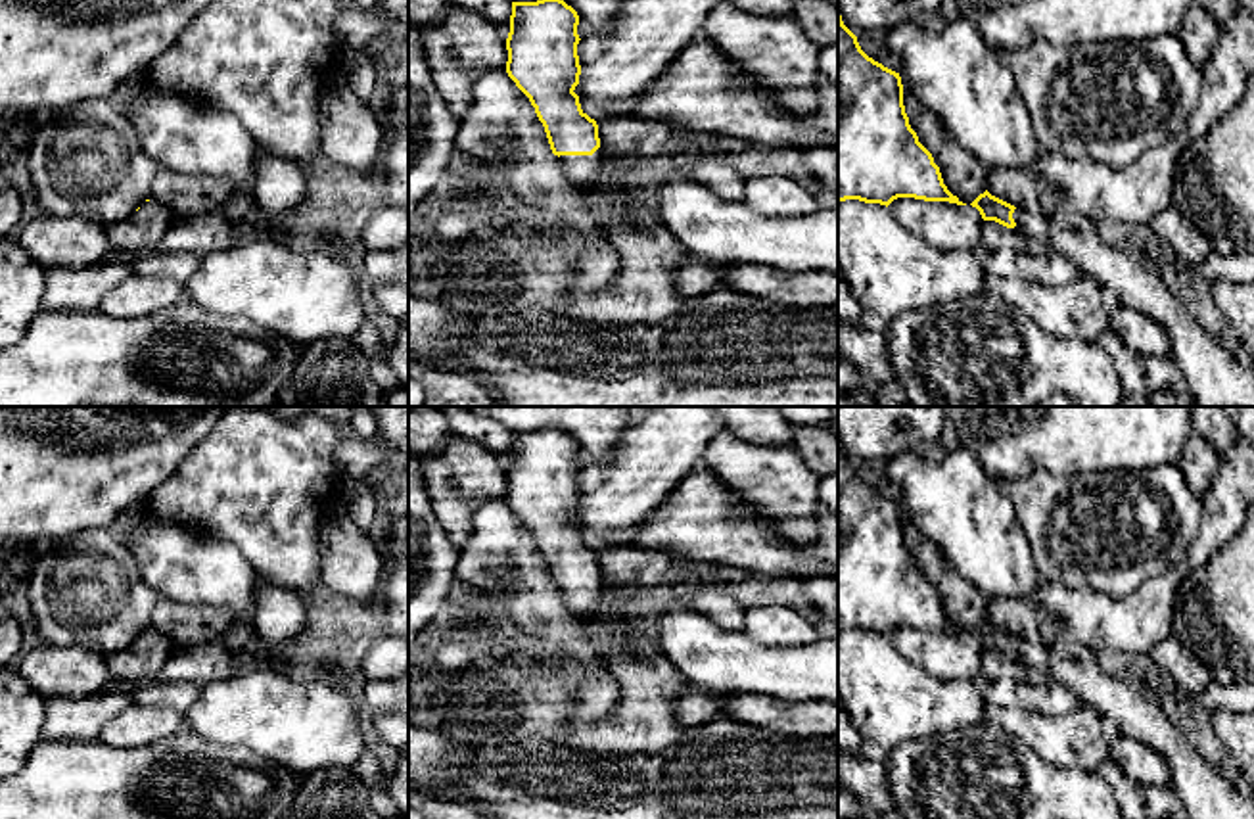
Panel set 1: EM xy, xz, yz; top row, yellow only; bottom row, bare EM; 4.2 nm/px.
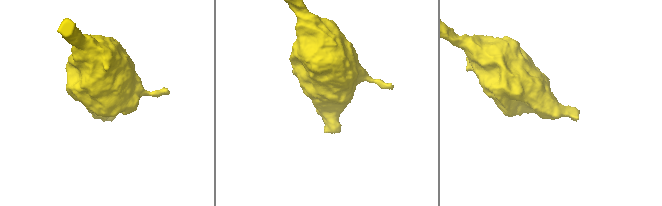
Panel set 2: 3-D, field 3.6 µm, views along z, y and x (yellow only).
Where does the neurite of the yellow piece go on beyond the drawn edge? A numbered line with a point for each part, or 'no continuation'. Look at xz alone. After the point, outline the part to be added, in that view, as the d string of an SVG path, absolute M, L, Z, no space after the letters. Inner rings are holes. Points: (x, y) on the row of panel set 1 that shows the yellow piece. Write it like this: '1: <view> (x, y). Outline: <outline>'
1: xz (581, 169). Outline: M598 148L592 155L560 155L558 161L573 184L589 190L602 157L604 152Z

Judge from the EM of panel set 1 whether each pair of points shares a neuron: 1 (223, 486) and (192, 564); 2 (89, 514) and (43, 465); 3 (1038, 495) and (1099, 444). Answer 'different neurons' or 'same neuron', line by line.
1: different neurons
2: same neuron
3: different neurons

